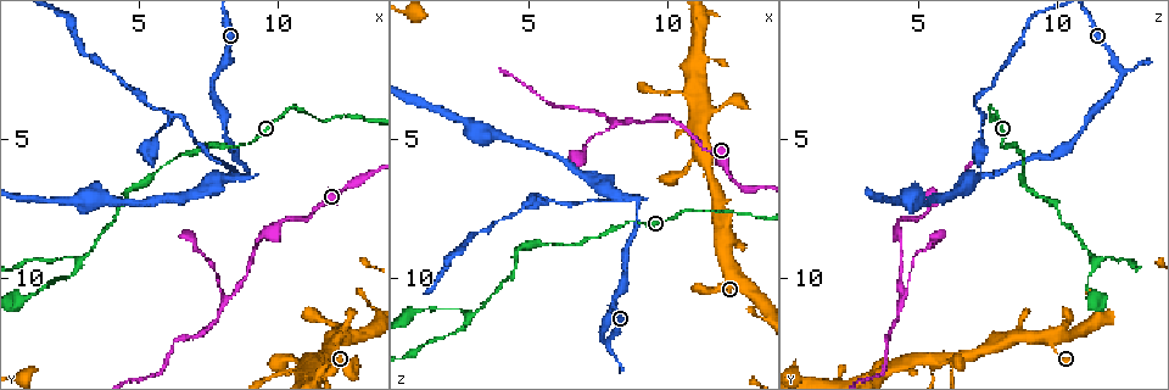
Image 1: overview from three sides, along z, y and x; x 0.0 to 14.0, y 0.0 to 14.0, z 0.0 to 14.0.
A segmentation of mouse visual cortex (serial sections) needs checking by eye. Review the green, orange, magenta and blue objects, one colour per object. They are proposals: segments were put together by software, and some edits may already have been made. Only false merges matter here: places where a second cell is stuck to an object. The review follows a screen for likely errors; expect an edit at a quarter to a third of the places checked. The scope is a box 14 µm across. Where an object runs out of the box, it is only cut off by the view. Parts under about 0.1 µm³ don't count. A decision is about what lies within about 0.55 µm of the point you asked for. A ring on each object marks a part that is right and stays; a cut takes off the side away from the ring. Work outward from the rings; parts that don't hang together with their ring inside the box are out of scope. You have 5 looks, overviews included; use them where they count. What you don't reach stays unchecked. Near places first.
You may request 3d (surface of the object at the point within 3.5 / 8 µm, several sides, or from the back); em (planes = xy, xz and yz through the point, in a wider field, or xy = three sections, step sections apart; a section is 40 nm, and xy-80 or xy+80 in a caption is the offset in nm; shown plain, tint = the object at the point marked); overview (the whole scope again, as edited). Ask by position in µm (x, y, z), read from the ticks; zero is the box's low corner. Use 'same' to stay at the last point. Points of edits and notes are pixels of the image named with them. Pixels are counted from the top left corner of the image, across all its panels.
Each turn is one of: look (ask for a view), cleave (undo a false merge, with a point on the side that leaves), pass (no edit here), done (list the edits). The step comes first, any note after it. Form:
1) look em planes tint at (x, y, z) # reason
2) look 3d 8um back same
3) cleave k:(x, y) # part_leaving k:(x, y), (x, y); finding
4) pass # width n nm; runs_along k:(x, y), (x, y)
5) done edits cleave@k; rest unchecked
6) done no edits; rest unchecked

look 3d 8um at (10.4, 3.8, 7.6) # sharp bend

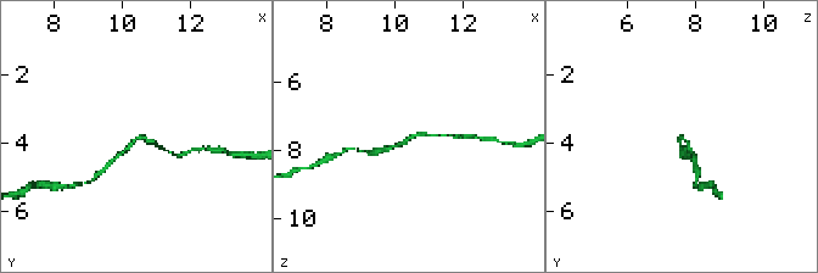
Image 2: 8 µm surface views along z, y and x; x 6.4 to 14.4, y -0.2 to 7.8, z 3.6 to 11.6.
look em planes tint at (10.5, 3.8, 7.6) # arm_widths 100, 150 nm; now the EM

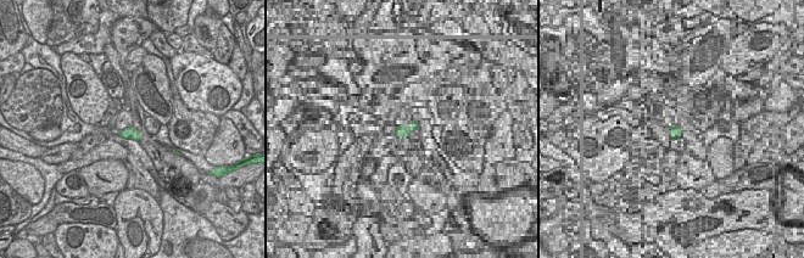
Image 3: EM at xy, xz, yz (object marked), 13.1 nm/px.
pass # runs_along 2:(385, 149), (418, 134), (442, 135); all the same cell

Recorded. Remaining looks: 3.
look 3d 3.5um back at (8.7, 6.3, 7.1) # sharp bend

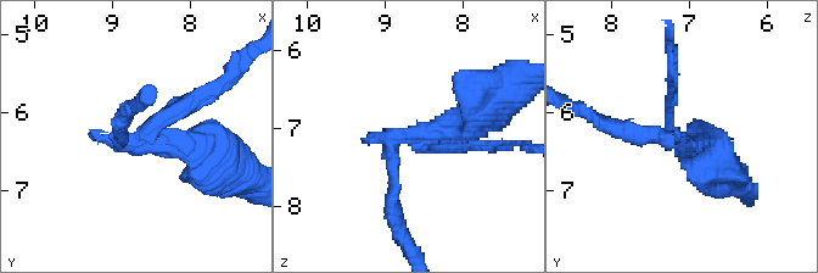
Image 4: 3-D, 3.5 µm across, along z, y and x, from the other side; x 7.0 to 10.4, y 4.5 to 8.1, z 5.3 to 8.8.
look em xy step 5 tint at (8.65, 6.40, 7.15) # now the EM

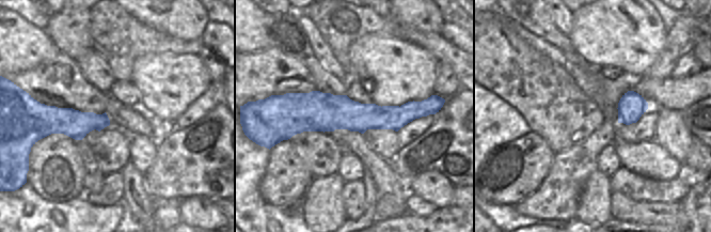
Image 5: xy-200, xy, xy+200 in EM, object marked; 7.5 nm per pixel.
cleave 4:(442, 140) # part_leaving 4:(392, 143), (457, 133), (497, 101); a second cell is stuck on

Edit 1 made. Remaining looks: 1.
done edits cleave@4; rest unchecked

